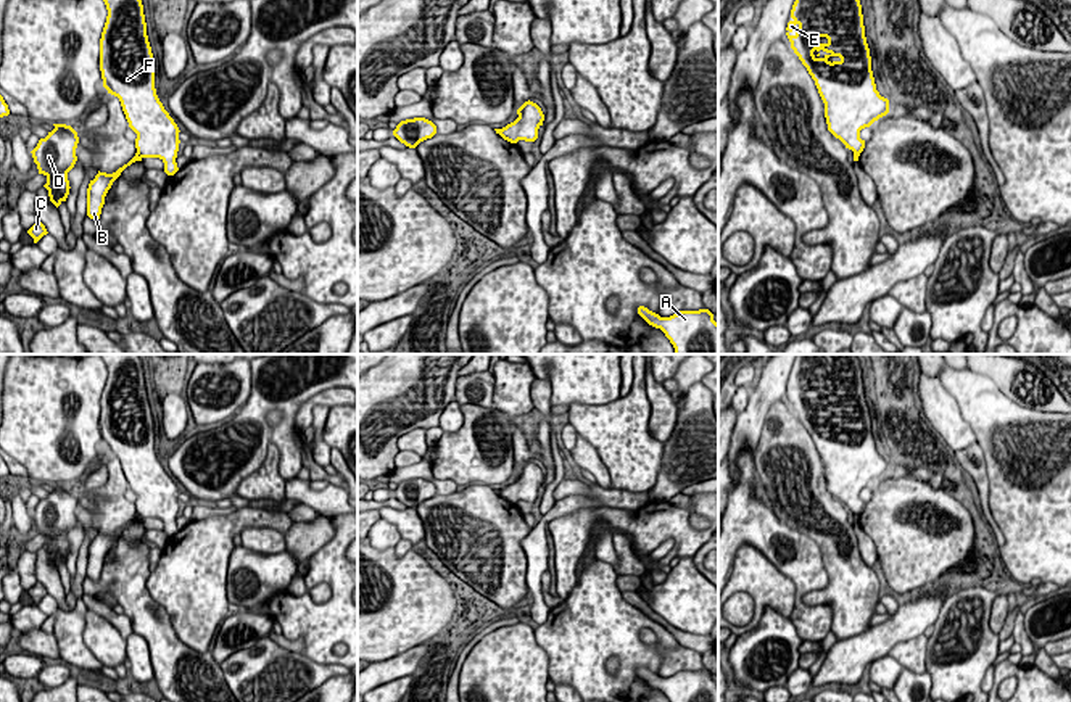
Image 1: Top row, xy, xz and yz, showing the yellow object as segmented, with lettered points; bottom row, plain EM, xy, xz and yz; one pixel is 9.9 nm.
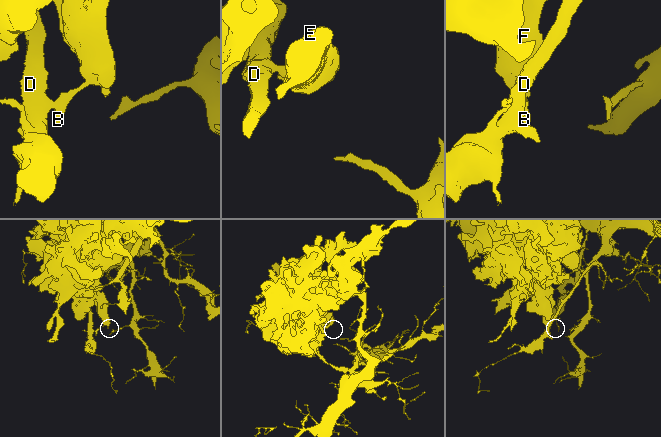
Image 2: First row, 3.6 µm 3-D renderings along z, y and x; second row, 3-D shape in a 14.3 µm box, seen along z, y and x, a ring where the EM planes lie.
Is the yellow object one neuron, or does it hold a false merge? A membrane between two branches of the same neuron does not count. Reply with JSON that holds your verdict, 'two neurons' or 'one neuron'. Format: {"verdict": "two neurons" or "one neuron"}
{"verdict": "two neurons"}

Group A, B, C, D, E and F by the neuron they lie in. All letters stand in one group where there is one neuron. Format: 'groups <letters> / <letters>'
groups A B C D / E F

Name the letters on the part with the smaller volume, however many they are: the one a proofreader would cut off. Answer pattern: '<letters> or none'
A, B, C, D

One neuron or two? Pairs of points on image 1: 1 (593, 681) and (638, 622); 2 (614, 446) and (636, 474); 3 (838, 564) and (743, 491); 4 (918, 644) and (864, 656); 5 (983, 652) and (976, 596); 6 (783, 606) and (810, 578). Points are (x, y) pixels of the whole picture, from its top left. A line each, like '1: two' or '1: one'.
1: one
2: one
3: two
4: two
5: one
6: two

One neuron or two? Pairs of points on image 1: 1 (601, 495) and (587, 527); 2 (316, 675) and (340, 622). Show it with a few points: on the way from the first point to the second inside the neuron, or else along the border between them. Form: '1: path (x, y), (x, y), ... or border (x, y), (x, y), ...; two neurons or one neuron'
1: border (633, 509), (578, 509), (558, 519); two neurons
2: border (300, 652), (321, 664), (340, 665); two neurons

